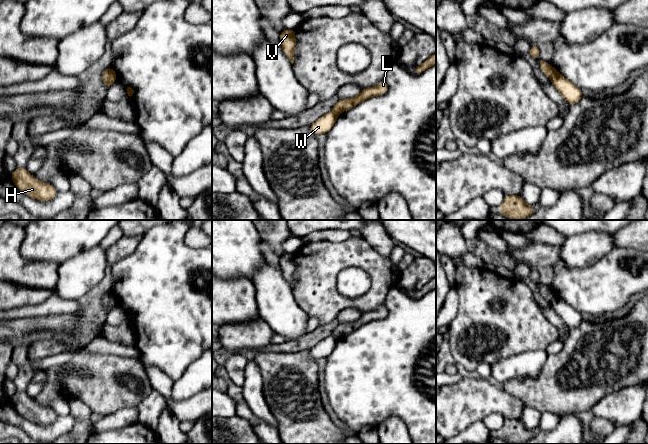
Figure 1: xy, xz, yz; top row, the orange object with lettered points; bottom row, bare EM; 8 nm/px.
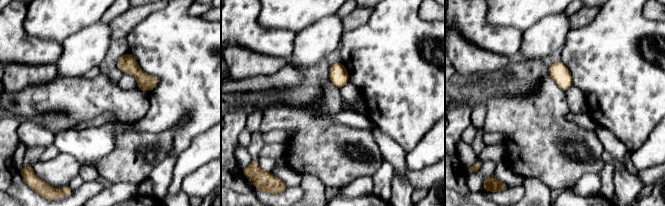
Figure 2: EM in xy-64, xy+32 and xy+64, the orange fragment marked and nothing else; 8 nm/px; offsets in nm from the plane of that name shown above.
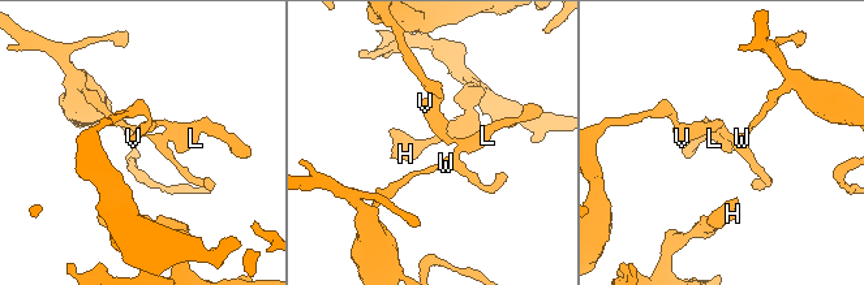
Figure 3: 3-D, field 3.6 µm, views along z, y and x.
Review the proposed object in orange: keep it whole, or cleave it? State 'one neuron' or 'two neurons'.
two neurons

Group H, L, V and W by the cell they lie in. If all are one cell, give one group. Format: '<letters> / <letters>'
H L V / W

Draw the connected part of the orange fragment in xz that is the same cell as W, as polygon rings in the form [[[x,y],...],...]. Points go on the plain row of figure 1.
[[[330,335],[321,340],[316,346],[314,346],[310,350],[310,355],[315,359],[326,358],[331,354],[337,342],[338,338],[333,335]]]

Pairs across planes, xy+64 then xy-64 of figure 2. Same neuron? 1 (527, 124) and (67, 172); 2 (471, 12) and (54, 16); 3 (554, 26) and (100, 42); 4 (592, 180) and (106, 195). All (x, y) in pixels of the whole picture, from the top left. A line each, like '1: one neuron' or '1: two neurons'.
1: two neurons
2: two neurons
3: one neuron
4: one neuron

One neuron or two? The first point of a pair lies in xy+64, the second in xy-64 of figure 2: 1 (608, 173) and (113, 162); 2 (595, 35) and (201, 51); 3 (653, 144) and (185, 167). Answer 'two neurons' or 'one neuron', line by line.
1: two neurons
2: one neuron
3: one neuron

